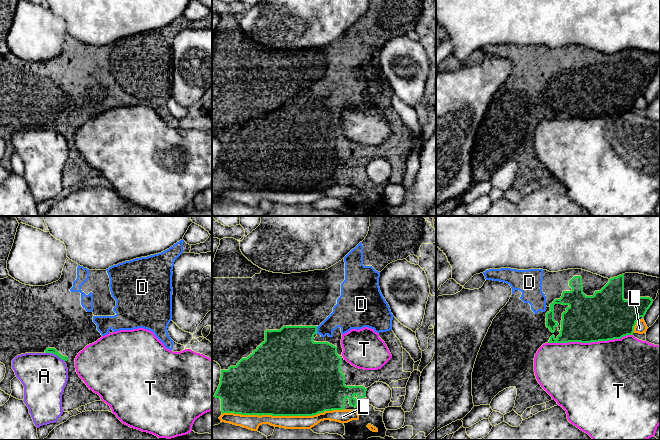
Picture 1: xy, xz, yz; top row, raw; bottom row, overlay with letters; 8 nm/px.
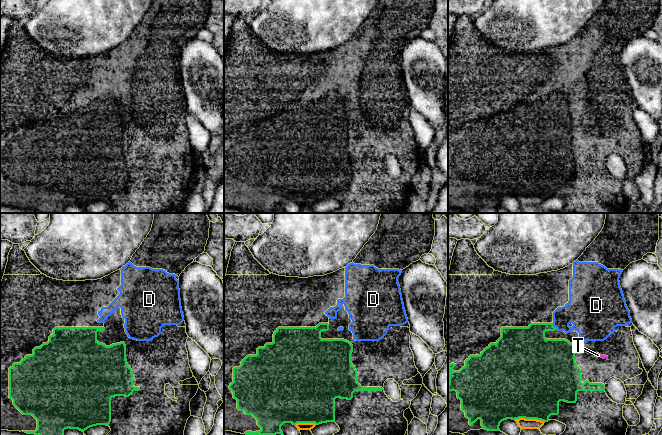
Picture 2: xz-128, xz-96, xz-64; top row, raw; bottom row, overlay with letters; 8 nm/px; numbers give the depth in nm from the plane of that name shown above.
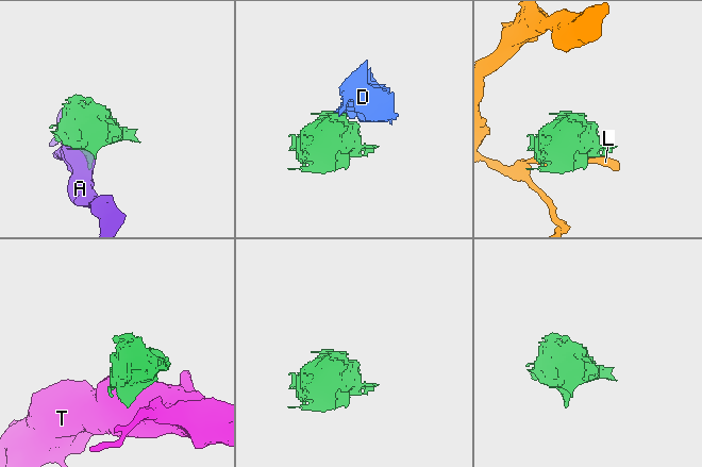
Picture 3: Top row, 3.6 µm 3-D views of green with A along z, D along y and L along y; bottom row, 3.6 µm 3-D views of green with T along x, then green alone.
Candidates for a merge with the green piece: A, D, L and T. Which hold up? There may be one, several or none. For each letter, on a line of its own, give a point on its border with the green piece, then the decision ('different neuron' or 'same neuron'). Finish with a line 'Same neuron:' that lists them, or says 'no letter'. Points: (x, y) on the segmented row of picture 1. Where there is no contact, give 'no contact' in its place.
A: xy (55, 354) | different neuron
D: xz (316, 330) | same neuron
L: xz (283, 415) | different neuron
T: yz (590, 342) | different neuron
Same neuron: D

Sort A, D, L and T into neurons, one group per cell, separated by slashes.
A / D / L / T

